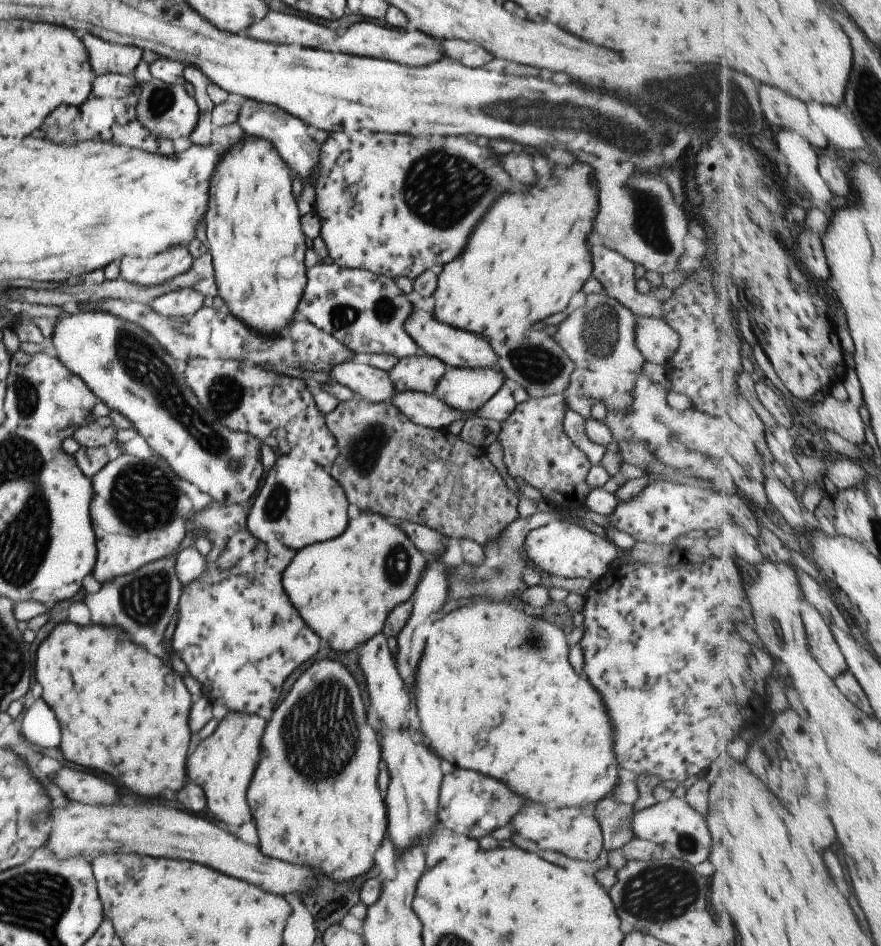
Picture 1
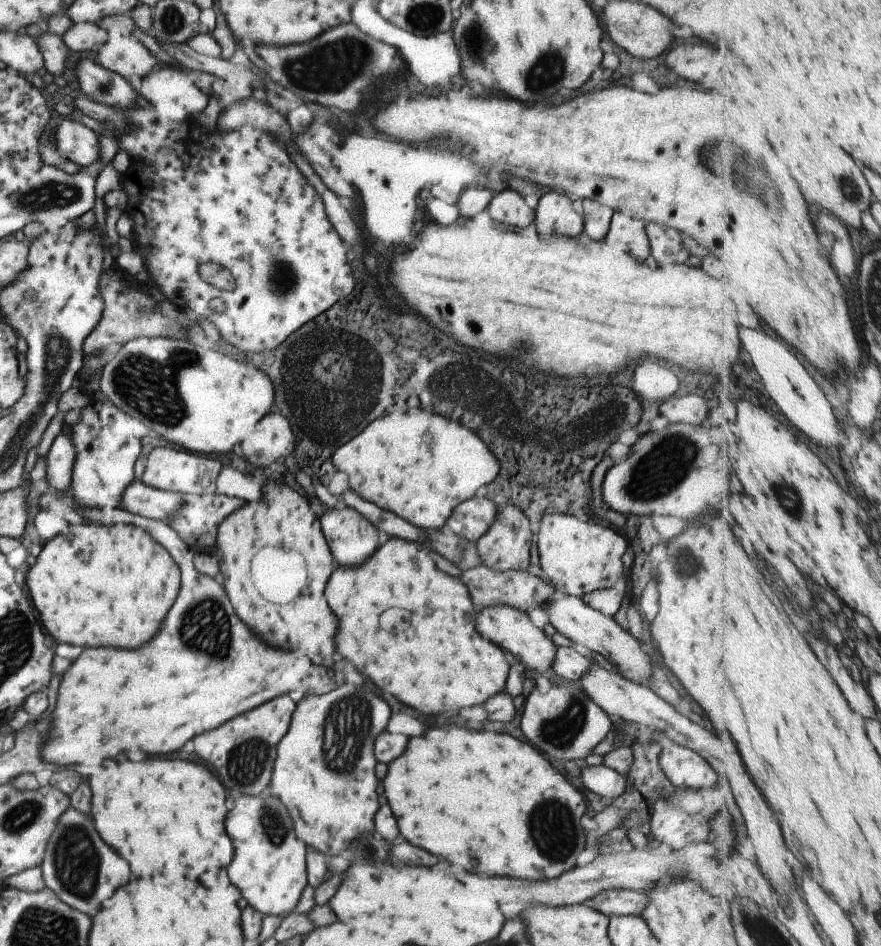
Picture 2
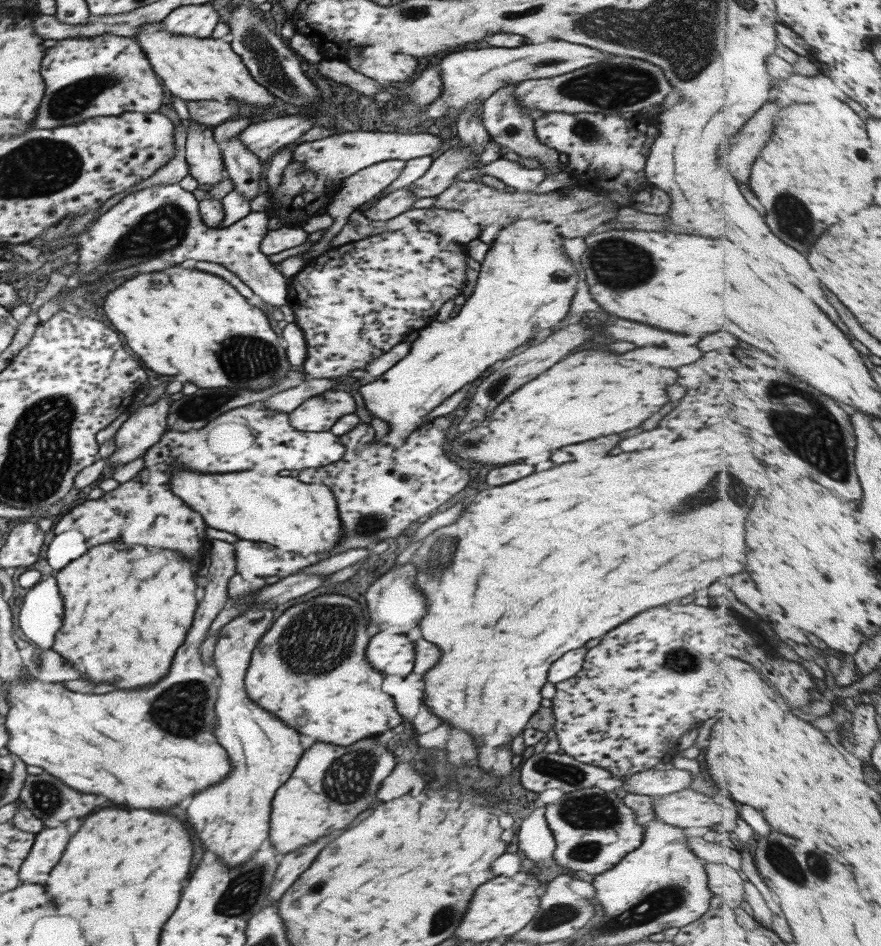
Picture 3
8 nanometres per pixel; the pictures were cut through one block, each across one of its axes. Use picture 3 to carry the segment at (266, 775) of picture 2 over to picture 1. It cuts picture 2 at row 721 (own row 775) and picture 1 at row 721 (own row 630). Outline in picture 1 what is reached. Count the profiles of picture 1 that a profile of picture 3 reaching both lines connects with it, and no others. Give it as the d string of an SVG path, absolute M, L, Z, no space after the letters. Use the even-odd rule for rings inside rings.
M229 711L218 723L208 738L198 743L198 748L188 756L186 774L188 778L202 786L208 808L214 817L227 828L242 826L253 820L248 806L247 790L256 763L259 759L260 736L262 736L267 720L252 714L234 714Z

